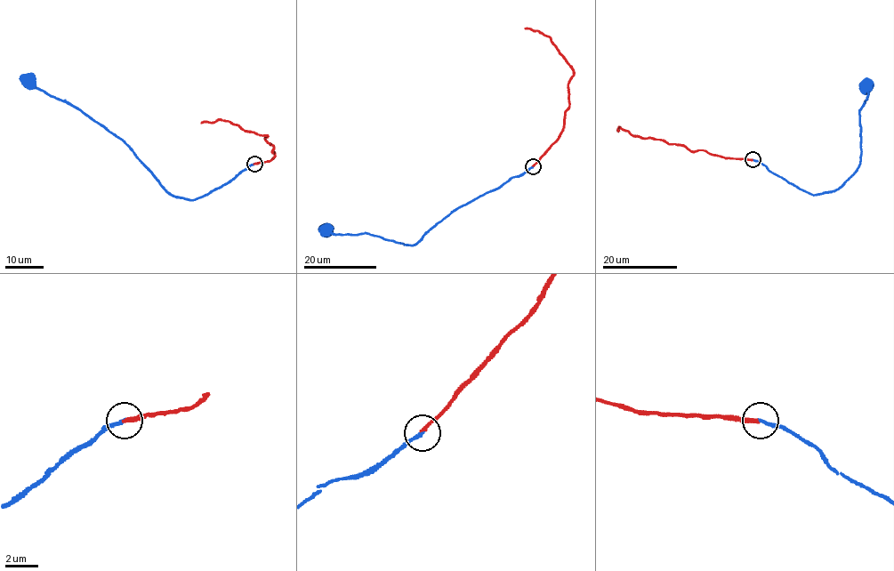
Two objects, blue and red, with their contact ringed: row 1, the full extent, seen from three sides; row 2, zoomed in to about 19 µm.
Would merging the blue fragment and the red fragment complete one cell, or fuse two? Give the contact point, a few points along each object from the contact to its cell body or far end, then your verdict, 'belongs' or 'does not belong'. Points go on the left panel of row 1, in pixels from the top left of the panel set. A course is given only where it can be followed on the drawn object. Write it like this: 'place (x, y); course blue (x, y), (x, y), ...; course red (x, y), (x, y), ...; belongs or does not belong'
place (254, 164); course blue (253, 164), (193, 200), (175, 197), (123, 140), (28, 81); course red (253, 164), (269, 161), (274, 156), (273, 147), (264, 139), (267, 135), (245, 132), (228, 121), (201, 123); belongs

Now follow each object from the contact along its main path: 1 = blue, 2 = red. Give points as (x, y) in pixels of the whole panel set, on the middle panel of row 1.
1: (532, 166), (456, 208), (430, 227), (416, 244), (405, 245), (366, 233), (333, 234), (326, 229)
2: (532, 166), (565, 125), (565, 111), (569, 106), (567, 84), (573, 68), (549, 36), (525, 28)

